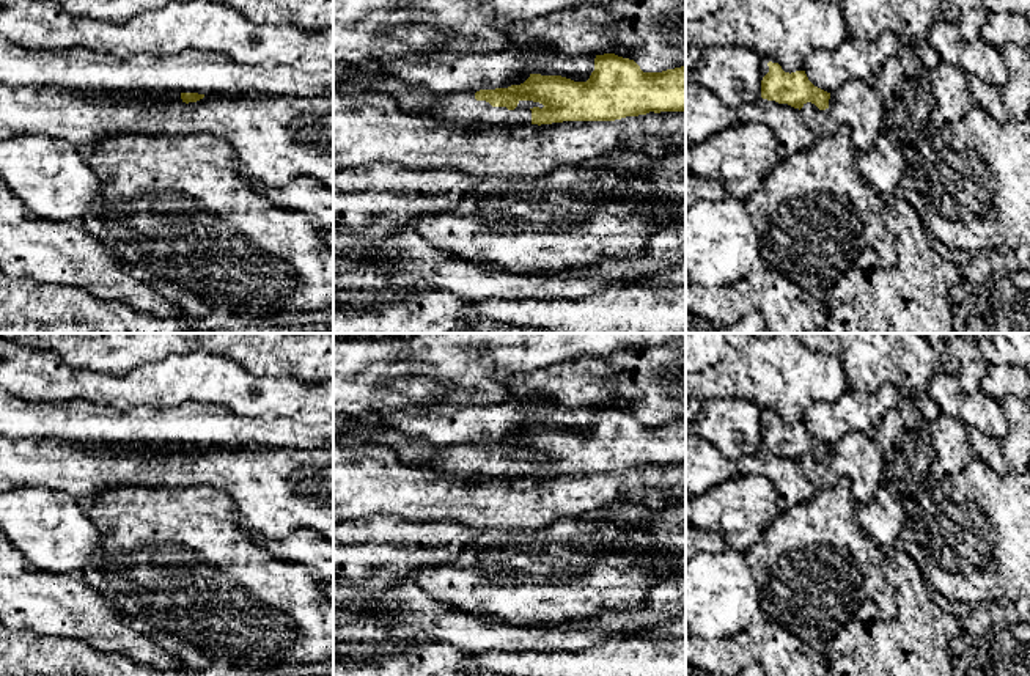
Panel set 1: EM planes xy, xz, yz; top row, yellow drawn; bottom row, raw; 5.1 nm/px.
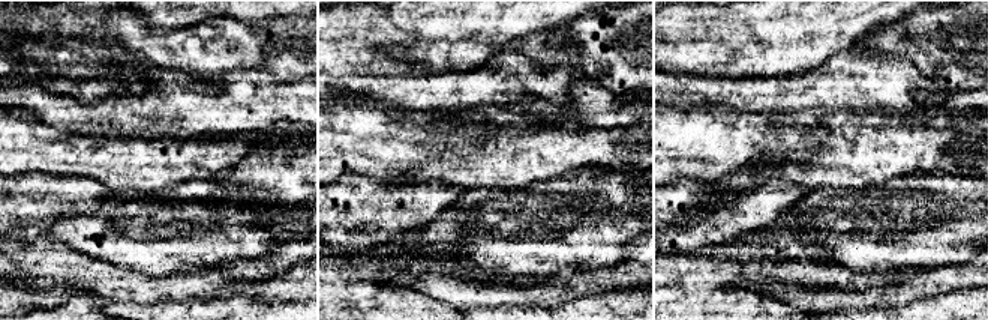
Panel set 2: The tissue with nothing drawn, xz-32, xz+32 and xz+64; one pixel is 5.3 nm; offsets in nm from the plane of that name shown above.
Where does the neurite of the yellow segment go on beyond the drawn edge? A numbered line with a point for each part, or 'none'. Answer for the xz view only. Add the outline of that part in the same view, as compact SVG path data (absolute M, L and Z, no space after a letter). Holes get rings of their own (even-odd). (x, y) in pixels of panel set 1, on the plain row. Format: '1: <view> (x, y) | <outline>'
1: xz (459, 459) | M354 426L351 431L333 431L333 442L340 443L381 443L395 450L399 457L410 464L434 465L445 475L453 476L486 476L511 478L532 476L532 462L516 459L492 459L486 453L476 453L473 443L453 446L432 446L426 442L414 440L388 428Z

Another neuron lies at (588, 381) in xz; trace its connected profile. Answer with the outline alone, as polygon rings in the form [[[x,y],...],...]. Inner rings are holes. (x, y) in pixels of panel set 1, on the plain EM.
[[[580,355],[514,376],[487,363],[487,373],[508,384],[509,399],[530,401],[538,395],[568,409],[613,406],[618,391],[618,379],[604,357]]]

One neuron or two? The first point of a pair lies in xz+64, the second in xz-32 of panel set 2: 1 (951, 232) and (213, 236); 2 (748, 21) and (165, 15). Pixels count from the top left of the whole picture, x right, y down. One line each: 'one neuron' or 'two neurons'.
1: one neuron
2: one neuron

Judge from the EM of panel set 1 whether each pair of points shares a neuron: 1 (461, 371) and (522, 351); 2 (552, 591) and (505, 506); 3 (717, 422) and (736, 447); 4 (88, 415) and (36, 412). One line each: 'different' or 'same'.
1: same
2: different
3: same
4: same

